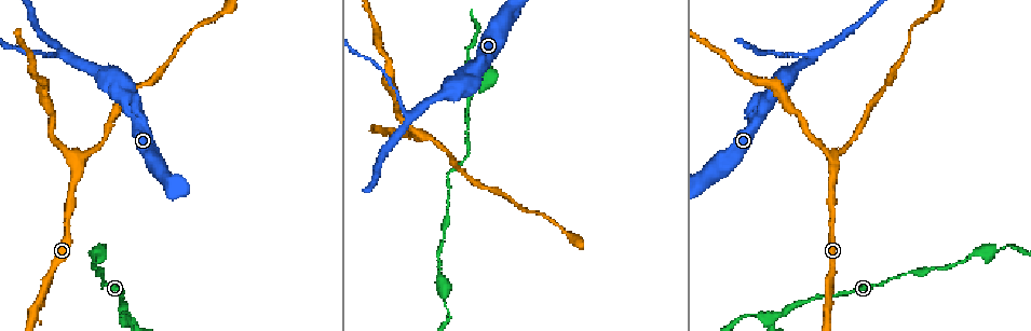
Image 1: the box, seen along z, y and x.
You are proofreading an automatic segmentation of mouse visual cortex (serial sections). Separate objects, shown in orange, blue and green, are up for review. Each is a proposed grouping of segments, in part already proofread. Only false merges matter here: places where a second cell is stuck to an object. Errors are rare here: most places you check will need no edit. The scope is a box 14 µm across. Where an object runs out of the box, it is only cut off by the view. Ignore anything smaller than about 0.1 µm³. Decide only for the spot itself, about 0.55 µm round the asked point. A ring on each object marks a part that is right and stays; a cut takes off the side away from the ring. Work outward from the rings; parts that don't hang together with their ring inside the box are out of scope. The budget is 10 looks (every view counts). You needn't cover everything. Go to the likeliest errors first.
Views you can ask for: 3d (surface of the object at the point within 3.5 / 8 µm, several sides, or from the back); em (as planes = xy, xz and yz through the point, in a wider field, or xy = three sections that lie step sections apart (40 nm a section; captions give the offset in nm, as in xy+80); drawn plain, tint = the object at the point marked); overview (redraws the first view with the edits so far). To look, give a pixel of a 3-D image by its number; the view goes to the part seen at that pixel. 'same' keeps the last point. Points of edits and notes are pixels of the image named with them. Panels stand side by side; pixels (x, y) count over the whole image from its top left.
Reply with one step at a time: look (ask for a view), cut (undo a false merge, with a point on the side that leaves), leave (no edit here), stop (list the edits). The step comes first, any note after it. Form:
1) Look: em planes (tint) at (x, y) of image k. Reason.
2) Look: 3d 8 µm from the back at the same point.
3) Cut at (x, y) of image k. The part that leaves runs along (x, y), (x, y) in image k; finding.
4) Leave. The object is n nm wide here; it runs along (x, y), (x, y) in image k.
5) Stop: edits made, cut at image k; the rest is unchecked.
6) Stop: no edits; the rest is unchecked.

Look: 3d 8 µm from the back at (814, 56) of image 1. Two arms in line, one across.

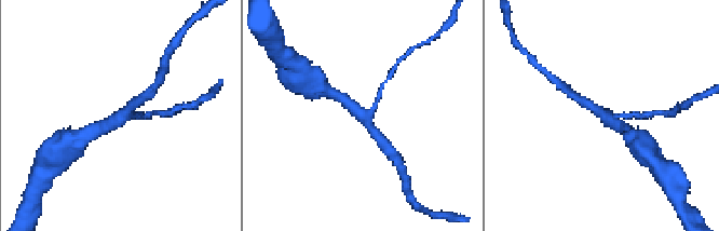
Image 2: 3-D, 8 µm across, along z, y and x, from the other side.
Look: 3d 3.5 µm at (365, 117) of image 2. Zoom in.

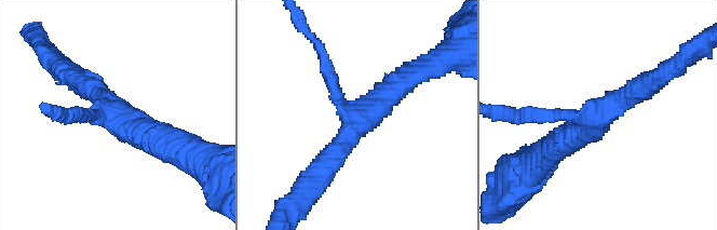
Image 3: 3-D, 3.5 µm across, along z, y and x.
Leave. The arms are 200, 350, 400 nm wide; it runs along (410, 75), (353, 124), (324, 168) in image 3; continuous, no second cell.

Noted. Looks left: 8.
Look: 3d 3.5 µm at (1005, 248) of image 1. A narrow waist.

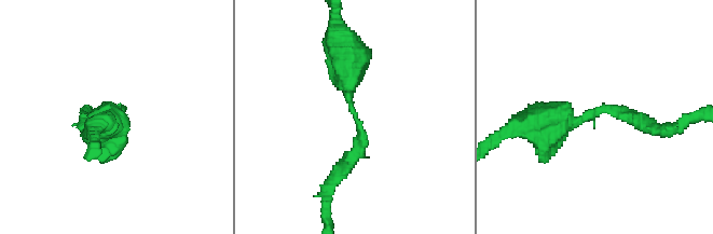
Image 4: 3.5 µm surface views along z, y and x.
Look: em xy step 3 (plain) at (357, 118) of image 4. Need the tissue.

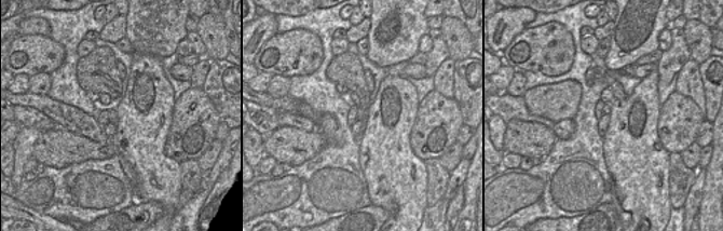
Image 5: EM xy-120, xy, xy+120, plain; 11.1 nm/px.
Look: em xy step 3 (tint) at the same point.

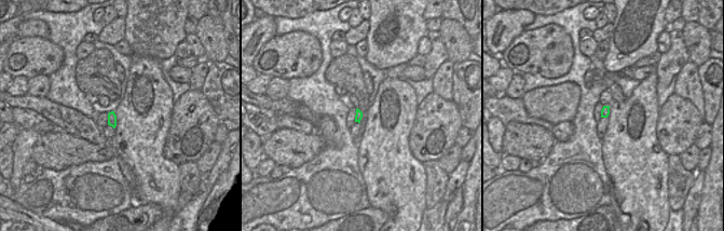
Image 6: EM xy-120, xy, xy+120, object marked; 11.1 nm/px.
Leave. The object is 80 nm wide here; it runs along (345, 50), (361, 143), (339, 175) in image 4; continuous, no second cell.

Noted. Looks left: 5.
Look: 3d 8 µm at (124, 318) of image 1. Sharp bend.

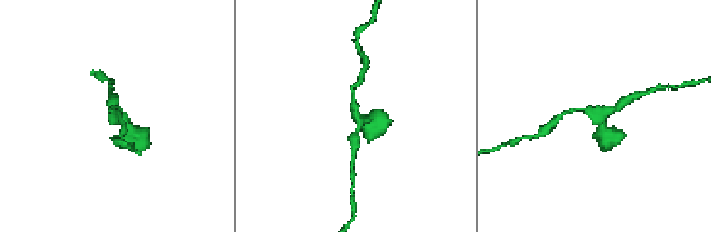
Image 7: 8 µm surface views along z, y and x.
Look: 3d 3.5 µm at (358, 120) of image 7.

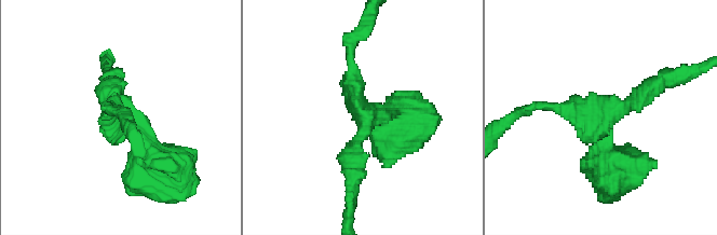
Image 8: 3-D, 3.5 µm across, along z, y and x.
Leave. It runs along (661, 79), (606, 115), (604, 162) in image 8; continuous, no second cell.

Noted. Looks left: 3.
Look: 3d 3.5 µm at (830, 161) of image 1. A fork.

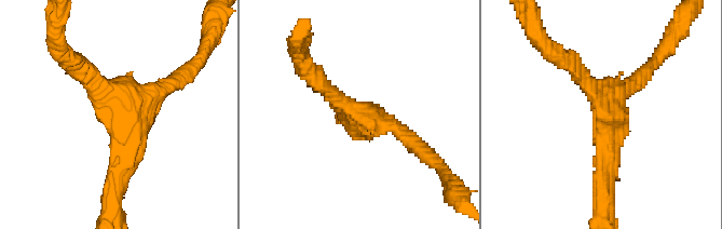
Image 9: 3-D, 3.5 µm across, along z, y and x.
Look: em xy step 3 (tint) at (370, 119) of image 9. 3 arms meet here; the arms are 250, 250, 300 nm wide.

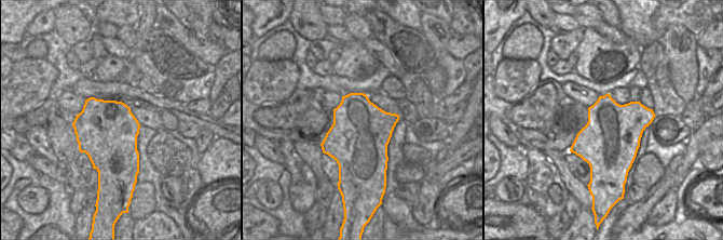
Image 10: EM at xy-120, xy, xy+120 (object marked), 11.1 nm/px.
Leave. It runs along (119, 182), (130, 108), (76, 65) in image 9; continuous, no second cell.

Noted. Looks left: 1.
Stop: no edits; the rest is unchecked.

